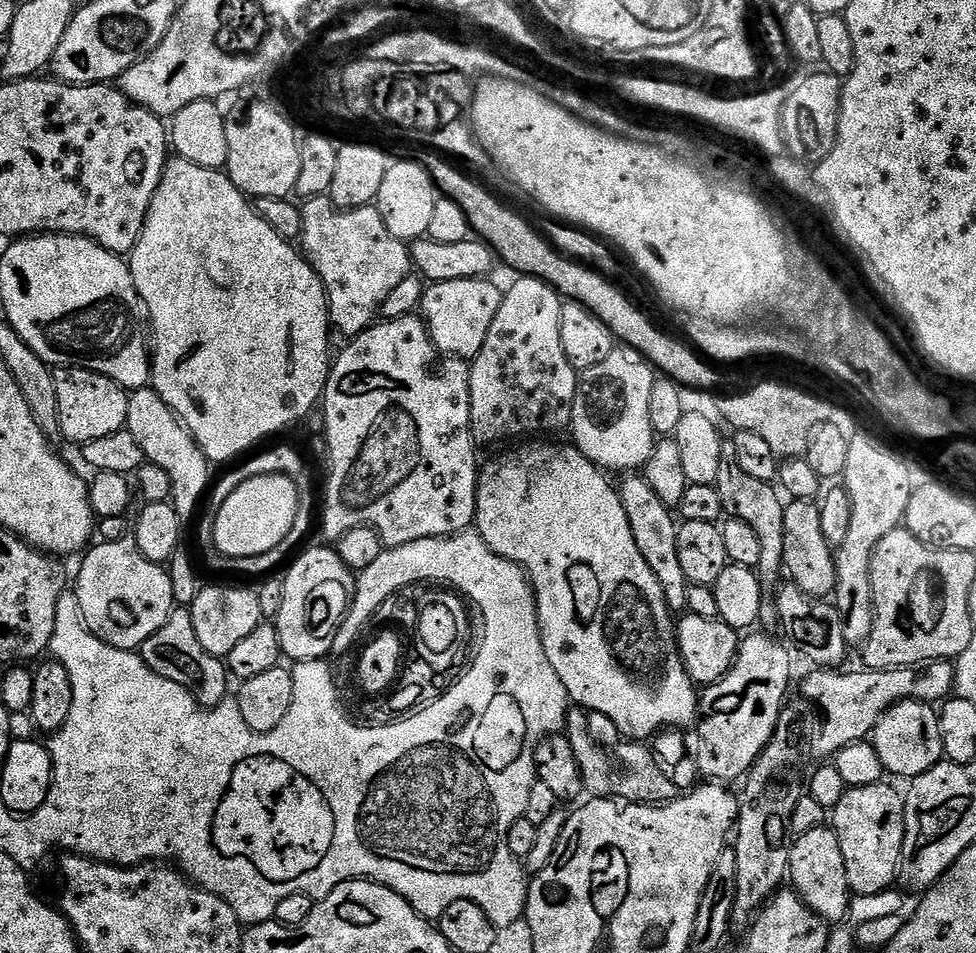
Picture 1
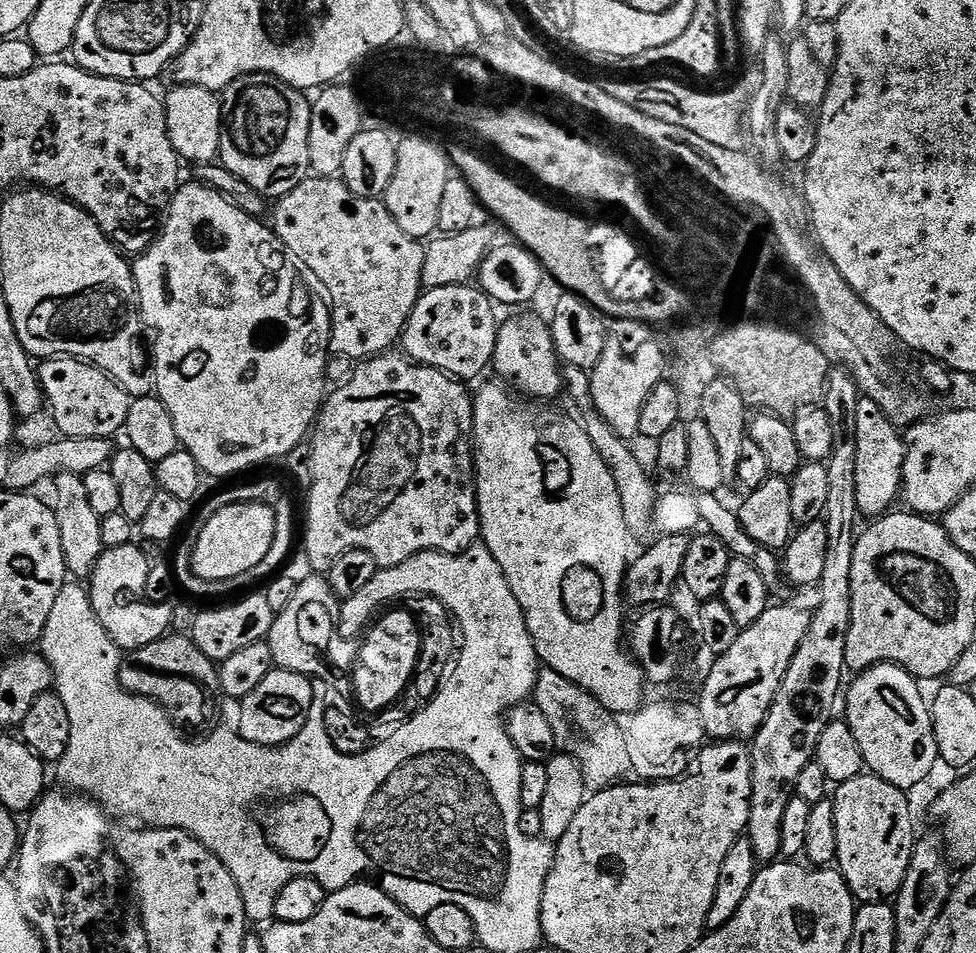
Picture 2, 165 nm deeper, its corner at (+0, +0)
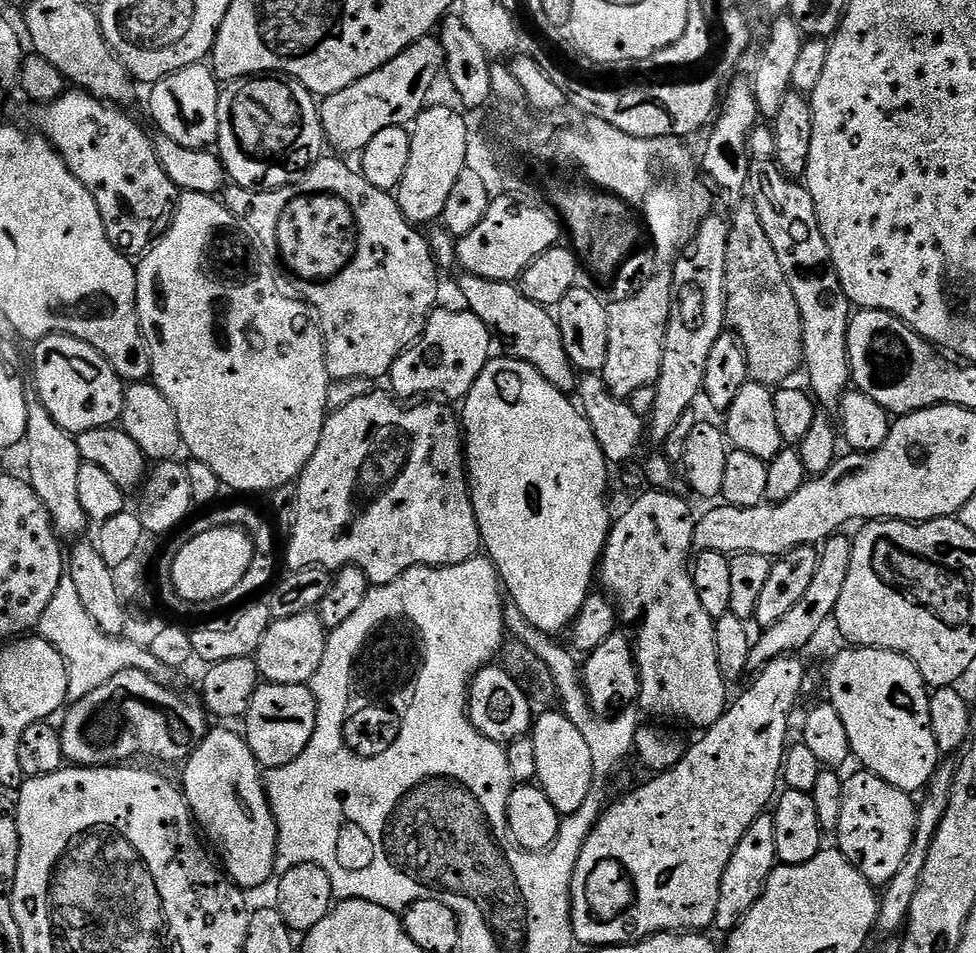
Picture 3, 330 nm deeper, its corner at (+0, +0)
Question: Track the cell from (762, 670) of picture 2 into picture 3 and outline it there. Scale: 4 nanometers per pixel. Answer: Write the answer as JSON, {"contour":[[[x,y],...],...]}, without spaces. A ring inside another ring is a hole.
{"contour":[[[844,534],[829,536],[823,541],[819,549],[820,561],[818,570],[814,570],[814,582],[810,582],[810,590],[802,594],[802,599],[795,604],[794,610],[786,614],[778,622],[774,622],[770,627],[763,629],[755,637],[752,653],[748,659],[748,667],[752,670],[759,670],[765,664],[771,662],[779,656],[799,653],[799,648],[804,648],[820,632],[820,627],[824,623],[833,619],[838,598],[842,594],[842,585],[846,582],[846,573],[850,570],[850,554],[852,553],[852,540],[844,537]]]}

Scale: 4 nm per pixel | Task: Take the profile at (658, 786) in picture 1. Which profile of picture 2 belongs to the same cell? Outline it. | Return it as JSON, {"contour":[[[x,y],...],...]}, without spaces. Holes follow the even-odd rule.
{"contour":[[[541,667],[536,676],[534,702],[538,710],[542,710],[546,722],[550,722],[550,730],[554,730],[557,749],[578,762],[582,782],[588,787],[589,793],[616,788],[619,784],[630,784],[637,779],[625,729],[616,721],[619,719],[606,706],[602,706],[598,698],[582,690],[582,686],[562,678],[558,670]]]}

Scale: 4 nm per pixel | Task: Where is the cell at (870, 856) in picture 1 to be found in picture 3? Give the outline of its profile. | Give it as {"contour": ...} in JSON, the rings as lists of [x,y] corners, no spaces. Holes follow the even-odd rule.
{"contour":[[[859,770],[844,780],[842,818],[834,833],[840,852],[874,886],[883,886],[898,874],[910,842],[914,842],[917,801],[909,793],[890,786],[867,770]]]}

